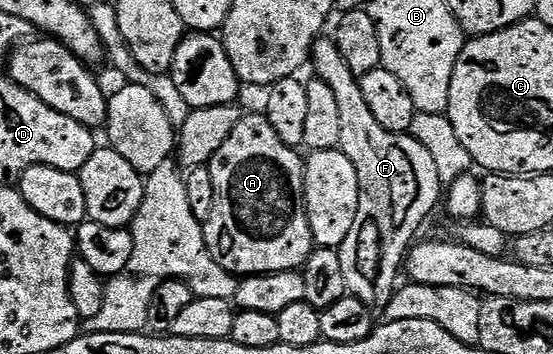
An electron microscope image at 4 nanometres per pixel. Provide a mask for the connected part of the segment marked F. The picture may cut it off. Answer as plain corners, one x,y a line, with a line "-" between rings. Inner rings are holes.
321,36
312,43
312,53
310,55
310,66
316,69
315,77
319,81
330,84
330,89
334,92
334,97
338,100
338,121
340,126
340,145
338,149
346,156
346,160
350,160
350,164
354,164
354,168
358,172
358,212
354,216
354,228
350,228
346,240
342,240
342,244
338,247
340,259
342,260
342,276
346,276
346,284
348,285
348,294
353,298
362,300
367,306
373,308
387,307
388,302
392,299
394,291
397,289
398,281
396,277
402,274
402,267
406,262
406,255
414,245
412,237
416,234
416,229
423,224
428,218
428,213
436,206
436,201
442,198
442,183
439,178
438,167
434,164
434,158
430,152
423,147
418,139
412,137
411,134
391,134
386,128
382,128
382,124
378,124
378,120
374,120
374,115
370,113
370,108
366,105
366,96
362,96
362,88
360,87
360,78
354,72
350,72
350,68
346,64
346,60
342,60
342,52
337,48
335,41
331,37

